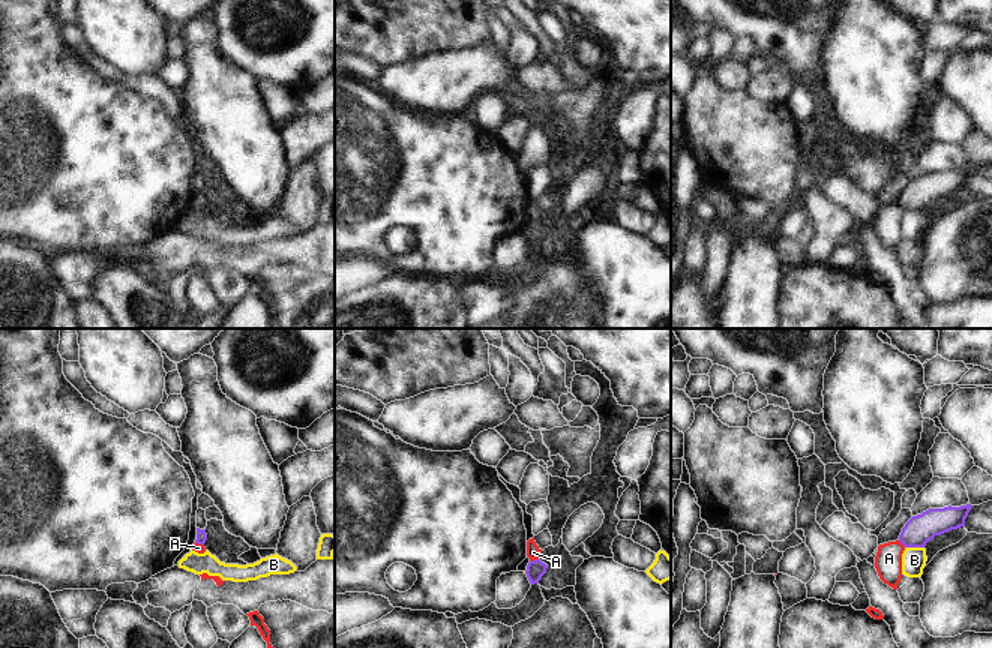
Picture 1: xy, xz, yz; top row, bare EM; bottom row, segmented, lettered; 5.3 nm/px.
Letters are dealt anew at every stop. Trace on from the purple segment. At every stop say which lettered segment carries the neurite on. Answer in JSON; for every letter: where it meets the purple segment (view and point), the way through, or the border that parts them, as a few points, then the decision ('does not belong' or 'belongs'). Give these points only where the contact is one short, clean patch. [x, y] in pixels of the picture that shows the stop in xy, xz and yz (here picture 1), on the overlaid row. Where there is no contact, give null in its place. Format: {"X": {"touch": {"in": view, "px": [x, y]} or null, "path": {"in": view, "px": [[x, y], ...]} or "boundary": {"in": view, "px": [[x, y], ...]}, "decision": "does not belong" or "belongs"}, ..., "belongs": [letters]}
{"A": {"touch": {"in": "xz", "px": [535, 560]}, "boundary": {"in": "xz", "px": [[538, 558], [530, 561]]}, "decision": "does not belong"}, "B": {"touch": {"in": "yz", "px": [914, 546]}, "boundary": {"in": "yz", "px": [[905, 546], [923, 548]]}, "decision": "does not belong"}, "belongs": []}

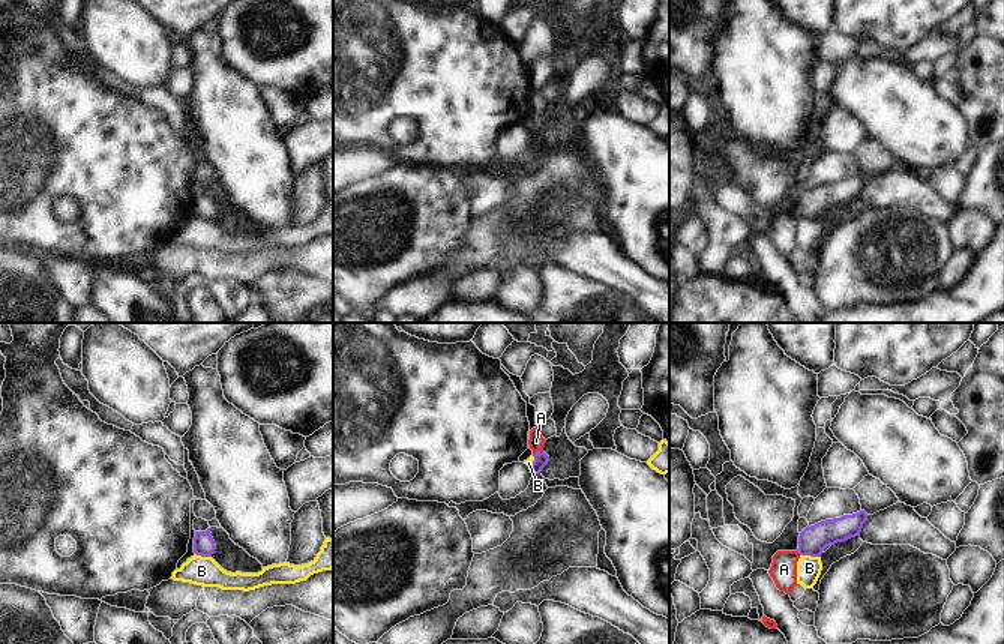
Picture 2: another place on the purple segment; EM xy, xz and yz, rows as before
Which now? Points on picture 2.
{"A": {"touch": {"in": "xz", "px": [538, 452]}, "boundary": {"in": "xz", "px": [[542, 451], [533, 454]]}, "decision": "does not belong"}, "B": {"touch": {"in": "yz", "px": [811, 556]}, "boundary": {"in": "yz", "px": [[800, 554], [820, 557]]}, "decision": "does not belong"}, "belongs": []}

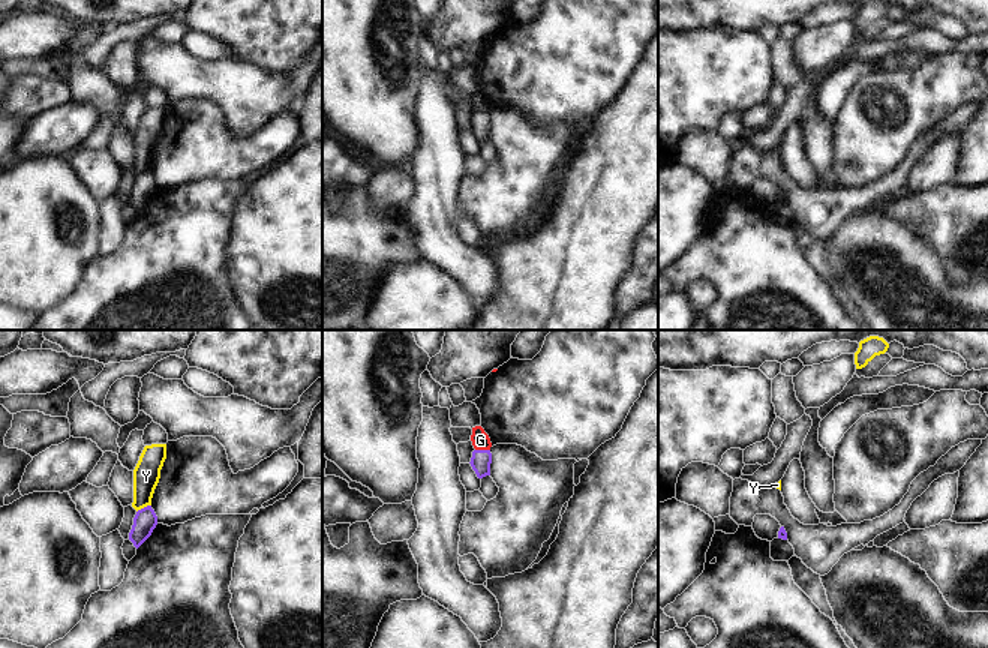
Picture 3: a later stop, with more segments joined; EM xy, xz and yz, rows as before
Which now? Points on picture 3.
{"G": {"touch": {"in": "xz", "px": [483, 450]}, "boundary": {"in": "xz", "px": [[476, 449], [489, 450]]}, "decision": "does not belong"}, "Y": {"touch": {"in": "xy", "px": [144, 507]}, "boundary": {"in": "xy", "px": [[150, 504], [137, 512]]}, "decision": "does not belong"}, "belongs": []}

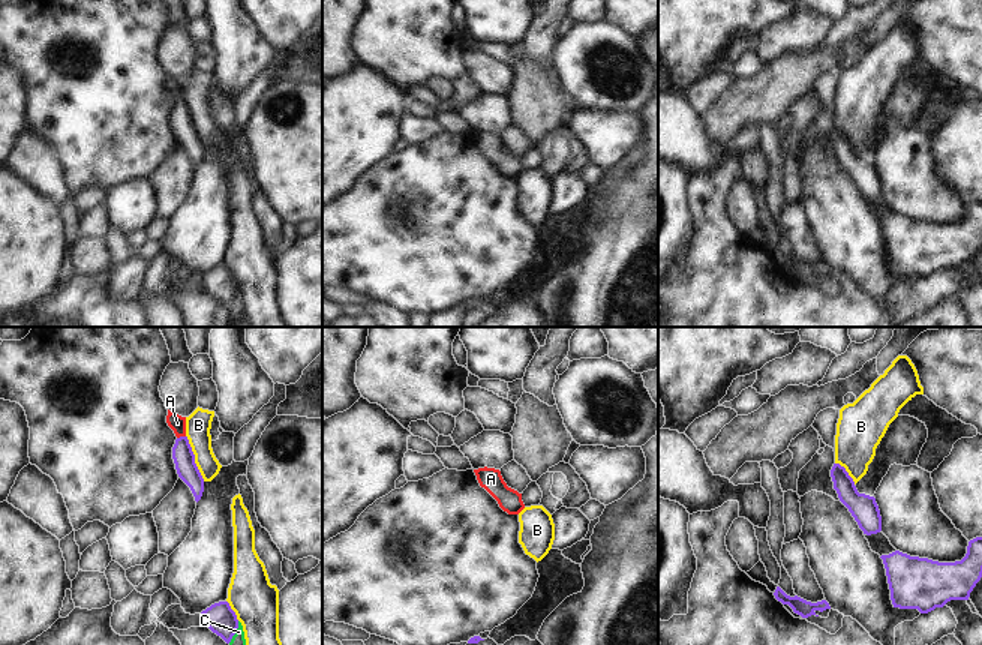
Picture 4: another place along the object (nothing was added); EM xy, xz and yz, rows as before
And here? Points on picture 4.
{"A": {"touch": {"in": "xy", "px": [180, 437]}, "path": {"in": "xy", "px": [[183, 456], [180, 437], [177, 423]]}, "decision": "belongs"}, "B": {"touch": {"in": "xy", "px": [194, 458]}, "decision": "does not belong"}, "C": {"touch": {"in": "xy", "px": [236, 630]}, "decision": "does not belong"}, "belongs": ["A"]}

